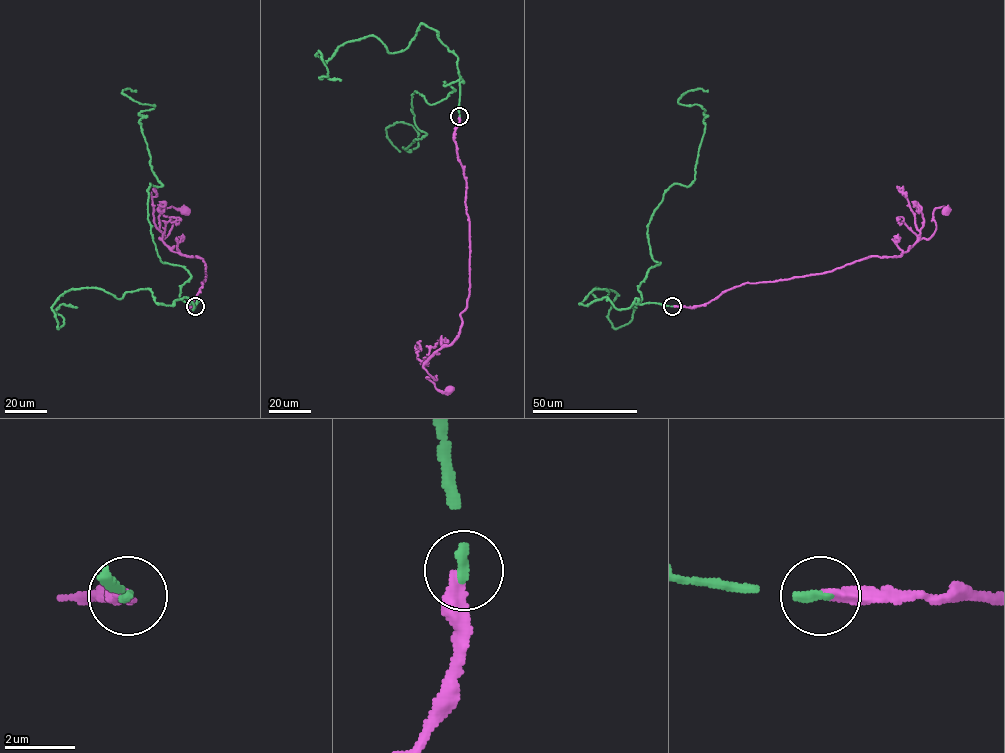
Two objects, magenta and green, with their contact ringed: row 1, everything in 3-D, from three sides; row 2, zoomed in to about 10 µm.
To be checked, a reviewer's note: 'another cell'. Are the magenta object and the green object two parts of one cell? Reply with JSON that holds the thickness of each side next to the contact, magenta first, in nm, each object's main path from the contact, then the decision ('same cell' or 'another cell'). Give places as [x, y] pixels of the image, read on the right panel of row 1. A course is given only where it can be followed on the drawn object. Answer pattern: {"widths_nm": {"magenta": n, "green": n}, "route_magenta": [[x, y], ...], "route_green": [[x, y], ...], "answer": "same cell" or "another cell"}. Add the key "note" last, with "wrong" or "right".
{"widths_nm": {"magenta": 320, "green": 240}, "route_magenta": [[672, 306], [704, 305], [747, 282], [823, 273], [870, 257], [899, 257], [934, 233], [935, 208], [946, 211]], "route_green": [[672, 306], [634, 302], [660, 263], [654, 210], [694, 180], [708, 116], [678, 99], [708, 90]], "answer": "another cell", "note": "right"}

